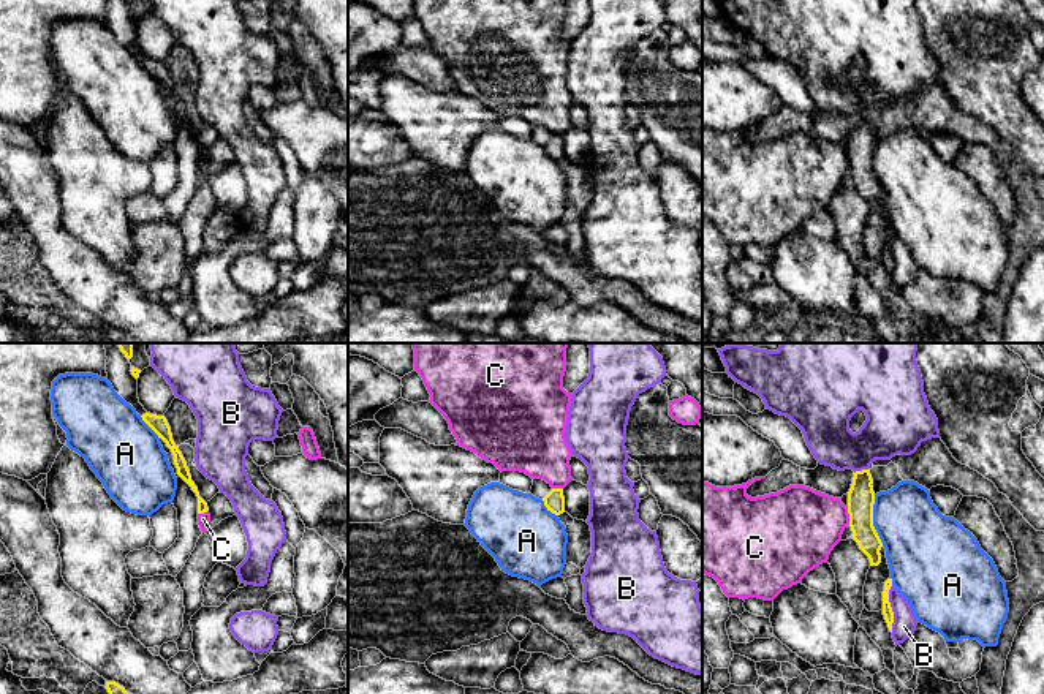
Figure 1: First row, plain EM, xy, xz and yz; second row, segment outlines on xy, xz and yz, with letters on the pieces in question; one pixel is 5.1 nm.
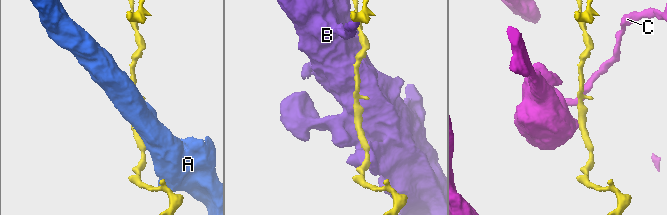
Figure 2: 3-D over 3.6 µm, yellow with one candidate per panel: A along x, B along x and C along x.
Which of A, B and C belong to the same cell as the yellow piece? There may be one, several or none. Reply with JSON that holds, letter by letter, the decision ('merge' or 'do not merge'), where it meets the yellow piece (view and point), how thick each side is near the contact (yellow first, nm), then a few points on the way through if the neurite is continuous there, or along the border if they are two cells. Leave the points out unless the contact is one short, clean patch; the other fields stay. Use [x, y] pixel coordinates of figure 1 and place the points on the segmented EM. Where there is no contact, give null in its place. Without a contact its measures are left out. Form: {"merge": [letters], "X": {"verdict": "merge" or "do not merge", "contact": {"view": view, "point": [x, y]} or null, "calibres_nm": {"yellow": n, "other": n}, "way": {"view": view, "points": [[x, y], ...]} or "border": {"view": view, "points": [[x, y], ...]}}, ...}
{"merge": [], "A": {"verdict": "do not merge", "contact": {"view": "yz", "point": [872, 520]}, "calibres_nm": {"yellow": 140, "other": 360}}, "B": {"verdict": "do not merge", "contact": {"view": "yz", "point": [891, 609]}, "calibres_nm": {"yellow": 50, "other": 120}}, "C": {"verdict": "do not merge", "contact": {"view": "yz", "point": [850, 516]}, "calibres_nm": {"yellow": 140, "other": 380}, "border": {"view": "yz", "points": [[847, 508], [850, 524]]}}}

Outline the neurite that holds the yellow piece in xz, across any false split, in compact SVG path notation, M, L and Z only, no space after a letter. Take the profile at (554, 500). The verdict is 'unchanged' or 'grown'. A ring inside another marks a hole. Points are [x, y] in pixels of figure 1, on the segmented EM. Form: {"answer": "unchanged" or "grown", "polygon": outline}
{"answer": "unchanged", "polygon": "M552 488L544 498L544 506L555 515L565 512L565 496L563 488Z"}

